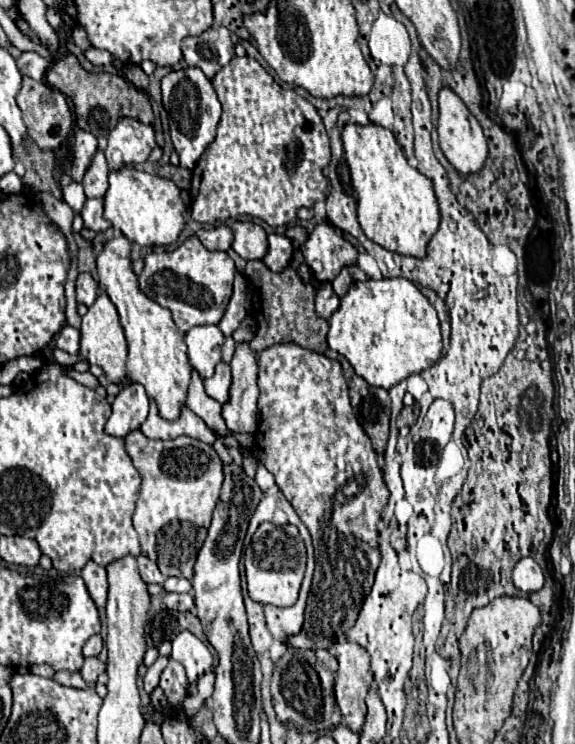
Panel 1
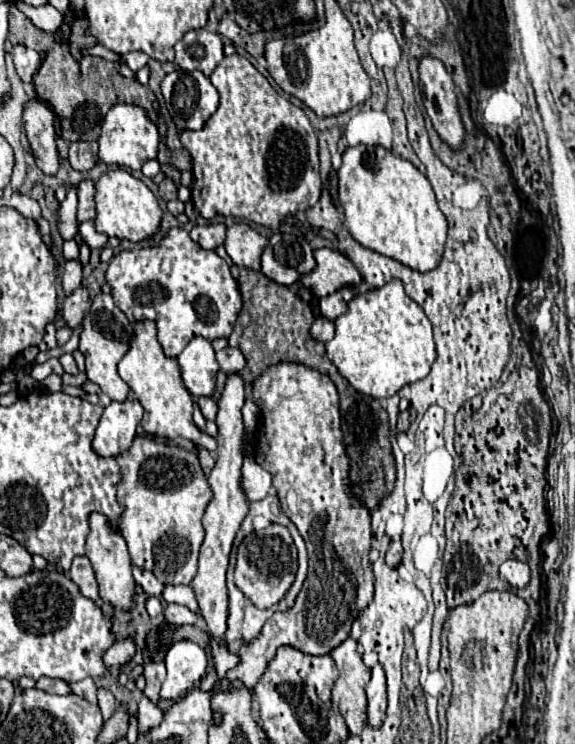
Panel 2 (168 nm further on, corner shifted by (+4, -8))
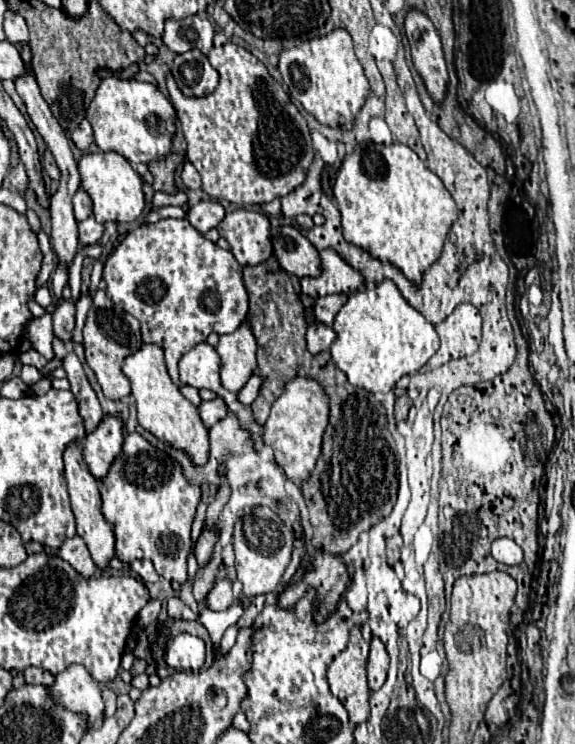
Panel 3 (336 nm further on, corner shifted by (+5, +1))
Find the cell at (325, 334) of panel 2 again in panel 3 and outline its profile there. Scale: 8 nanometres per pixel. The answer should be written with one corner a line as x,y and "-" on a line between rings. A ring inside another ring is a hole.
313,322
307,328
307,350
311,354
321,354
321,352
329,350
333,340
335,340
335,332
321,322

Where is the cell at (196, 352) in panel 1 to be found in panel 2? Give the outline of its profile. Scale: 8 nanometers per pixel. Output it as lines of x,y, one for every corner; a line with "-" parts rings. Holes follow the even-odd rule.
192,339
186,349
178,355
180,375
186,385
186,389
194,395
212,395
216,387
216,353
208,339

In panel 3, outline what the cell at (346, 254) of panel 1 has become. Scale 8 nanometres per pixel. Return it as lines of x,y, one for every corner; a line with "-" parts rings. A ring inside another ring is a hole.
321,250
319,252
323,262
323,272
317,278
301,278
303,294
311,298
327,296
327,294
355,294
363,284
363,276
353,270
335,250

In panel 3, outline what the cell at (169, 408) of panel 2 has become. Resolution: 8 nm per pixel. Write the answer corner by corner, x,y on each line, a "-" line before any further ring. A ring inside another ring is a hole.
151,344
141,346
139,352
125,358
123,374
129,378
131,388
133,388
139,424
145,430
149,430
151,434
155,434
159,440
171,444
177,450
187,452
195,466
203,466
203,462
207,462
207,454
209,454
207,430
197,414
195,404
191,404
179,392
179,388
171,382
165,360
163,360
163,350
159,346
151,346

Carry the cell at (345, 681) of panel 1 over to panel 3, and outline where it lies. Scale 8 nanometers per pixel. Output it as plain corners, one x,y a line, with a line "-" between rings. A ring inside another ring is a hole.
355,626
349,634
349,644
347,648
335,656
335,660
329,664
327,668
327,678
329,678
329,686
331,686
331,692
333,696
337,696
341,700
341,704
347,708
349,712
349,722
353,726
361,724
361,722
367,722
369,718
369,696
371,696
371,690
367,686
367,656
369,656
369,644
363,640
361,636
361,630
359,626

